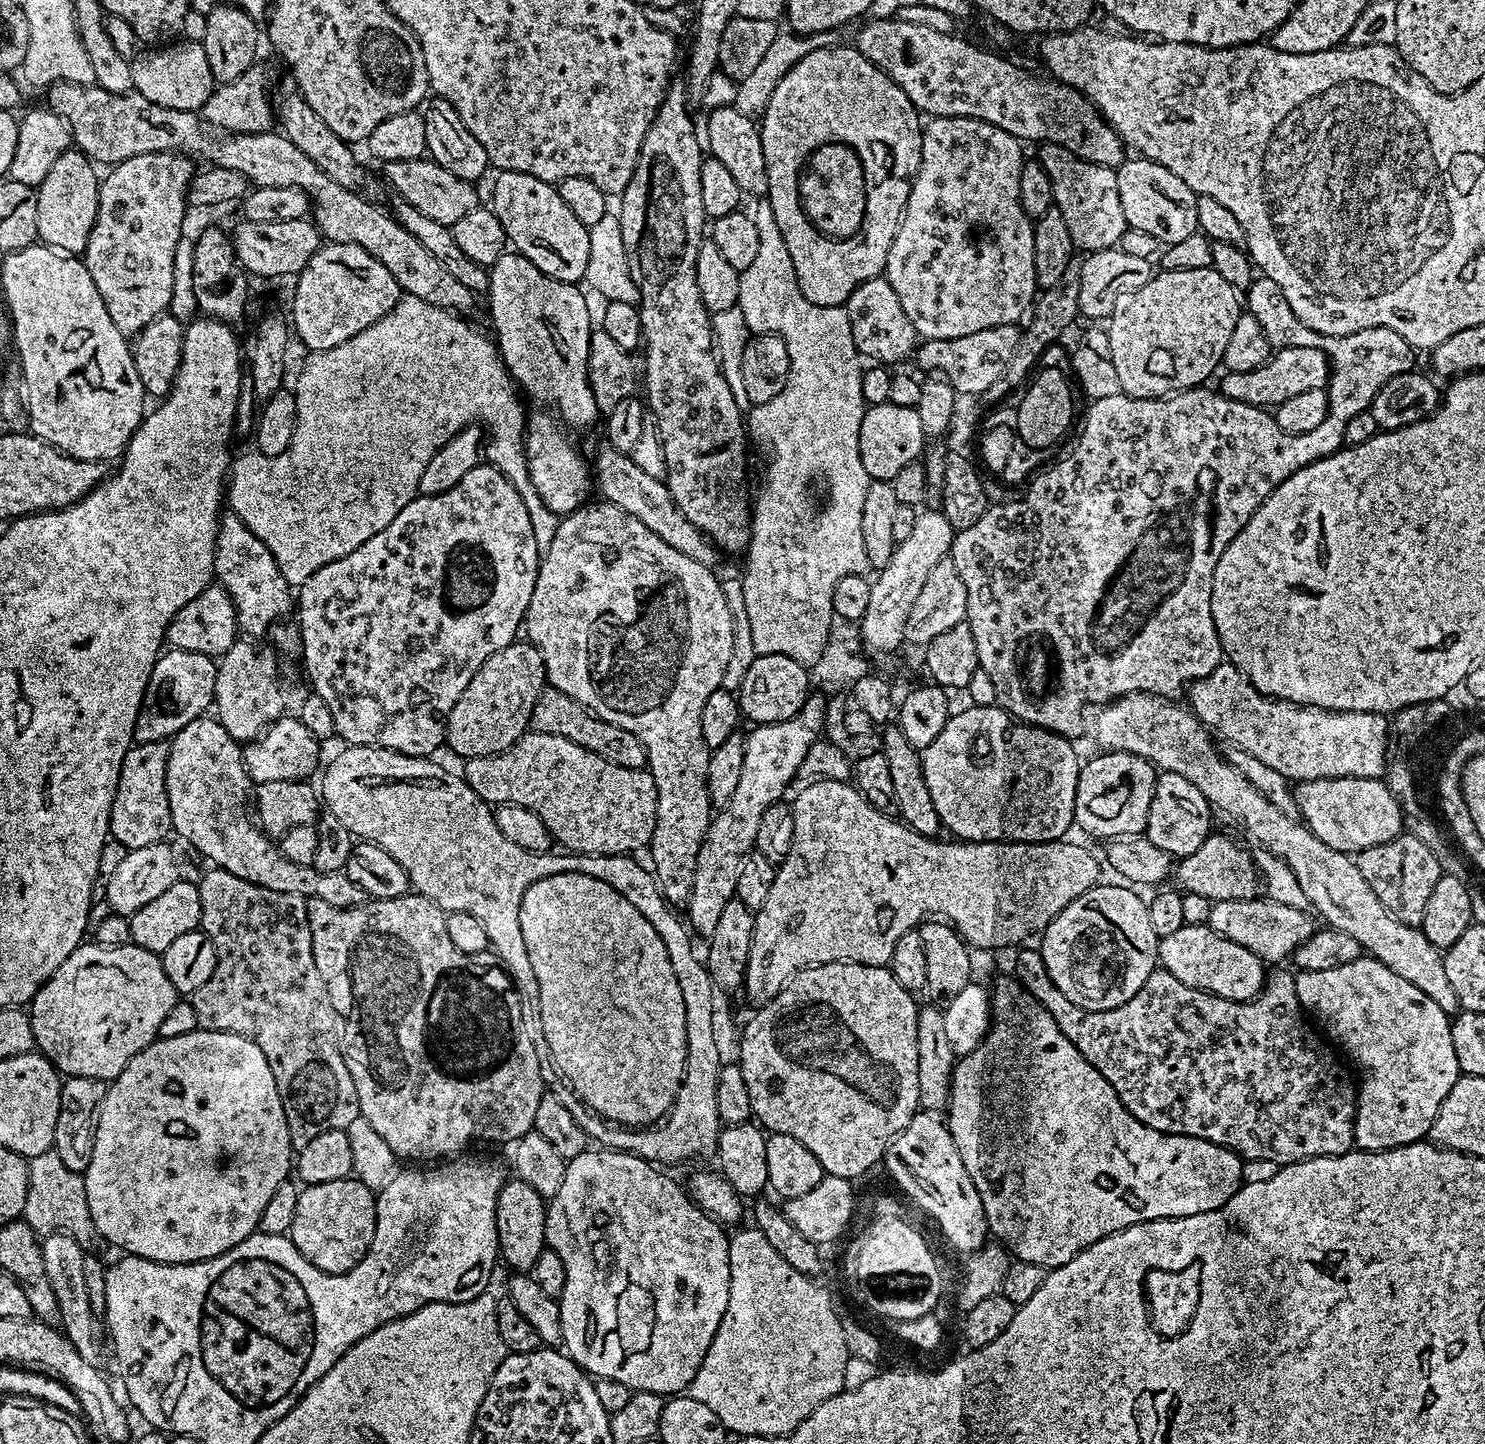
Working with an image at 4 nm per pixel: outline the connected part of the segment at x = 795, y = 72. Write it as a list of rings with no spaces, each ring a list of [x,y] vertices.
[[[835,46],[814,50],[802,58],[785,77],[774,87],[769,104],[759,117],[758,127],[762,138],[762,154],[766,154],[766,174],[768,175],[768,194],[766,203],[774,210],[774,222],[782,230],[782,239],[786,241],[786,250],[790,250],[790,262],[794,262],[794,274],[802,294],[810,302],[827,308],[838,308],[847,305],[850,294],[862,282],[881,275],[888,267],[888,255],[894,234],[904,215],[904,207],[910,194],[912,179],[920,164],[920,147],[922,146],[922,116],[906,98],[903,90],[881,70],[866,59],[854,46],[842,48]]]

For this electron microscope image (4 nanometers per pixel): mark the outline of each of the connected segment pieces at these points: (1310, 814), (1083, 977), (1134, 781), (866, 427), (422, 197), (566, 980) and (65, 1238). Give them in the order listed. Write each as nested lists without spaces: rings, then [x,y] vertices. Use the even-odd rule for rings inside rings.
[[[1334,778],[1333,780],[1306,780],[1297,783],[1294,788],[1294,808],[1300,811],[1299,819],[1305,828],[1318,838],[1318,842],[1326,842],[1339,852],[1359,854],[1370,846],[1378,846],[1382,842],[1390,842],[1394,837],[1405,831],[1404,811],[1400,808],[1400,802],[1383,779],[1377,778]]]
[[[1098,882],[1090,890],[1086,890],[1078,898],[1074,898],[1074,902],[1070,902],[1070,906],[1066,906],[1056,915],[1053,920],[1044,927],[1042,935],[1039,937],[1038,950],[1042,954],[1042,962],[1046,966],[1046,974],[1050,974],[1050,982],[1054,982],[1054,986],[1058,986],[1058,990],[1062,994],[1066,994],[1066,998],[1070,998],[1070,1002],[1074,1002],[1074,1006],[1082,1006],[1082,1010],[1090,1010],[1091,1012],[1101,1012],[1102,1010],[1110,1010],[1114,1006],[1122,1006],[1122,1002],[1130,1002],[1130,998],[1134,998],[1134,994],[1138,994],[1138,990],[1142,990],[1142,986],[1146,982],[1146,978],[1150,978],[1152,972],[1157,971],[1158,961],[1160,958],[1160,937],[1154,934],[1154,929],[1150,923],[1150,910],[1148,909],[1148,900],[1140,897],[1135,887],[1120,884],[1104,884]]]
[[[1105,751],[1080,769],[1076,791],[1075,827],[1092,836],[1115,838],[1138,836],[1144,832],[1150,814],[1150,798],[1154,798],[1157,769],[1148,760],[1129,752]]]
[[[889,403],[865,407],[862,426],[858,430],[858,450],[862,456],[862,466],[866,466],[869,478],[892,481],[894,474],[898,474],[902,466],[920,460],[925,448],[922,418],[918,418],[915,408]]]
[[[430,158],[402,162],[385,161],[382,168],[389,186],[396,191],[395,195],[401,200],[410,202],[410,206],[416,206],[418,210],[422,210],[426,218],[434,218],[434,222],[442,222],[450,226],[458,222],[458,218],[470,214],[470,210],[478,207],[477,185],[473,181],[458,178],[458,174],[450,174],[450,170],[446,170]]]
[[[581,872],[554,874],[529,886],[522,894],[518,926],[534,966],[542,1034],[556,1071],[603,1120],[633,1130],[663,1121],[684,1081],[686,1006],[658,930],[614,885]]]
[[[51,1232],[43,1237],[40,1249],[42,1262],[46,1265],[46,1278],[54,1289],[54,1298],[58,1298],[60,1311],[59,1325],[69,1342],[82,1354],[82,1359],[90,1362],[90,1366],[100,1368],[104,1360],[104,1344],[100,1341],[102,1328],[98,1325],[98,1317],[90,1306],[90,1297],[86,1294],[86,1255],[85,1245],[80,1244],[67,1232]]]

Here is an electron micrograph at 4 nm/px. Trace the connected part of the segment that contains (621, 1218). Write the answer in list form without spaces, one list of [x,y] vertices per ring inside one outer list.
[[[586,1150],[578,1154],[578,1158],[565,1163],[562,1186],[558,1186],[558,1194],[547,1201],[544,1239],[547,1247],[553,1248],[558,1258],[562,1258],[562,1266],[566,1266],[566,1286],[558,1301],[562,1318],[562,1348],[566,1355],[593,1378],[614,1378],[614,1382],[622,1382],[622,1386],[633,1392],[656,1392],[668,1398],[687,1389],[698,1366],[702,1366],[702,1358],[706,1358],[706,1350],[710,1350],[710,1342],[722,1322],[722,1314],[726,1314],[726,1302],[730,1298],[730,1236],[720,1221],[704,1212],[689,1193],[685,1189],[683,1192],[664,1172],[667,1171],[629,1152]]]

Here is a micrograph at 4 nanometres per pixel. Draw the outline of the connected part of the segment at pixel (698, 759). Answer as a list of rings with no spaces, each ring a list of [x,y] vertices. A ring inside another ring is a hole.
[[[607,502],[599,503],[569,511],[557,523],[554,542],[542,553],[540,573],[523,627],[526,632],[528,628],[527,639],[542,654],[551,687],[562,690],[598,718],[630,730],[642,742],[648,755],[646,768],[658,790],[654,826],[678,826],[680,814],[688,814],[688,810],[714,810],[708,797],[710,749],[702,742],[702,706],[721,687],[722,674],[734,651],[730,606],[726,606],[725,593],[718,594],[718,604],[708,598],[704,618],[702,614],[694,618],[698,624],[694,626],[696,632],[692,632],[688,596],[700,596],[704,578],[710,592],[724,592],[717,573],[662,542],[634,514],[626,514],[626,510]],[[692,640],[696,640],[696,652],[700,652],[696,658],[692,656]]]

